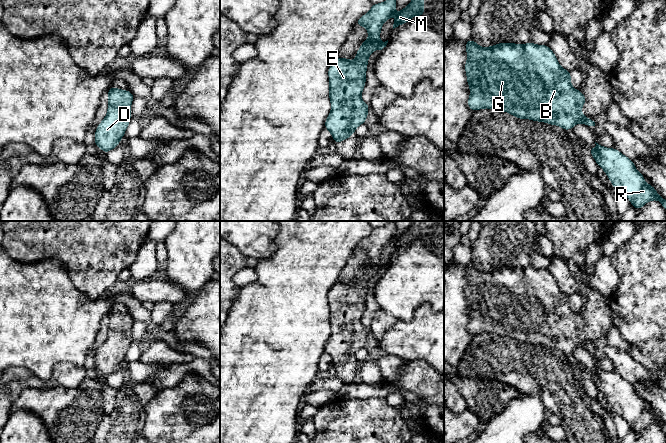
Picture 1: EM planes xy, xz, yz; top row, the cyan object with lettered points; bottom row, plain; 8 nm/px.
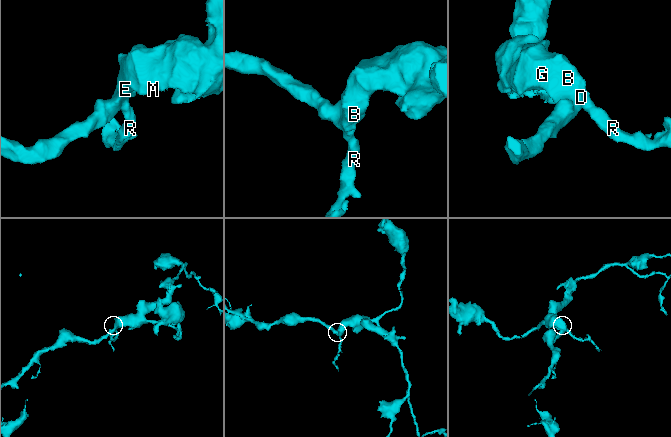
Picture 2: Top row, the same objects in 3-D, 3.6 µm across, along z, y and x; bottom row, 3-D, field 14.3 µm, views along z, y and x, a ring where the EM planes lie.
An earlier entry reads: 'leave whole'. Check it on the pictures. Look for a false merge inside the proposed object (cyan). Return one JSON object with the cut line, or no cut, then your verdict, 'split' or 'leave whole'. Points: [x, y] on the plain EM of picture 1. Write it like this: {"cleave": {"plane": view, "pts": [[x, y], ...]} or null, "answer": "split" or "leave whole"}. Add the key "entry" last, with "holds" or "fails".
{"cleave": null, "answer": "leave whole", "entry": "holds"}

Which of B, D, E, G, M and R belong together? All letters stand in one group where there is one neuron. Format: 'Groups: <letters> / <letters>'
Groups: B D E G M R

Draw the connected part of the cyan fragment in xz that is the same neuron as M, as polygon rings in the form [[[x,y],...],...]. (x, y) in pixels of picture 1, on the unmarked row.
[[[414,221],[404,233],[396,238],[393,253],[409,246],[416,239],[420,241],[424,239],[424,221]]]

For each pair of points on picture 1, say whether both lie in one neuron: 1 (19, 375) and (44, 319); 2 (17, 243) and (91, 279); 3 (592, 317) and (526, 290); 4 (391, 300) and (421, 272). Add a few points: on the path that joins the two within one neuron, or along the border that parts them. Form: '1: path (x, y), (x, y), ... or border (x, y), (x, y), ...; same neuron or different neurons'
1: border (10, 367), (24, 367), (43, 379); different neurons
2: path (35, 242), (54, 242), (73, 261); same neuron
3: path (576, 319), (556, 319), (542, 306); same neuron
4: path (399, 292), (410, 281), (414, 280); same neuron

